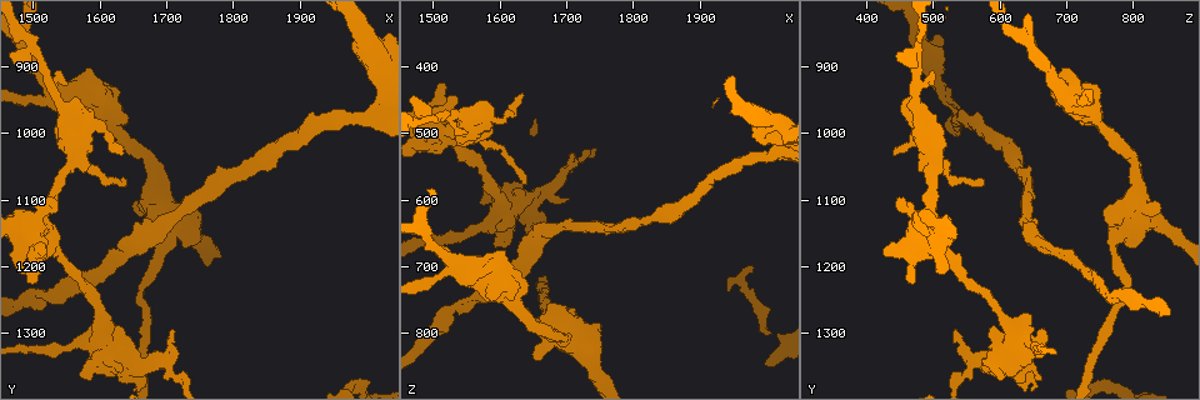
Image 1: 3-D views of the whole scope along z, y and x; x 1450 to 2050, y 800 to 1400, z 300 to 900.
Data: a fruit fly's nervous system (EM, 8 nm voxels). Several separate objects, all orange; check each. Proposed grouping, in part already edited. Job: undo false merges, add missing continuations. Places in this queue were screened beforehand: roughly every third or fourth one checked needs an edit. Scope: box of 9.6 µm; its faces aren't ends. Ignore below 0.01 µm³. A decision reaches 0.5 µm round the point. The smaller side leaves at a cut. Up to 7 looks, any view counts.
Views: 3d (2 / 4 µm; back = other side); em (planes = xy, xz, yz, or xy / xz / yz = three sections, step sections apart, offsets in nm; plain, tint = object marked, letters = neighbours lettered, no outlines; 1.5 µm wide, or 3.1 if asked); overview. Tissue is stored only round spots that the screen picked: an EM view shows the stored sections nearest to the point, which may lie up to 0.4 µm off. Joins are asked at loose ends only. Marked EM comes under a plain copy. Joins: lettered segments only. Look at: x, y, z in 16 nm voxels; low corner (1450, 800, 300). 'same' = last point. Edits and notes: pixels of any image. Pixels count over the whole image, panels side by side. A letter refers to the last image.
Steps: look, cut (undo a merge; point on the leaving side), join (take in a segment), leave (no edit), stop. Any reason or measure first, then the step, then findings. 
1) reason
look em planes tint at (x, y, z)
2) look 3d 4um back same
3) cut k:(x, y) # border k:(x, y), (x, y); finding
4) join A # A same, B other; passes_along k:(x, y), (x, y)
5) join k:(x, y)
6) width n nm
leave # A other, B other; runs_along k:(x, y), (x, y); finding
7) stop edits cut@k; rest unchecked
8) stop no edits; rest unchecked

three arms meet
look em xz step 4 tint at (1535, 945, 700)

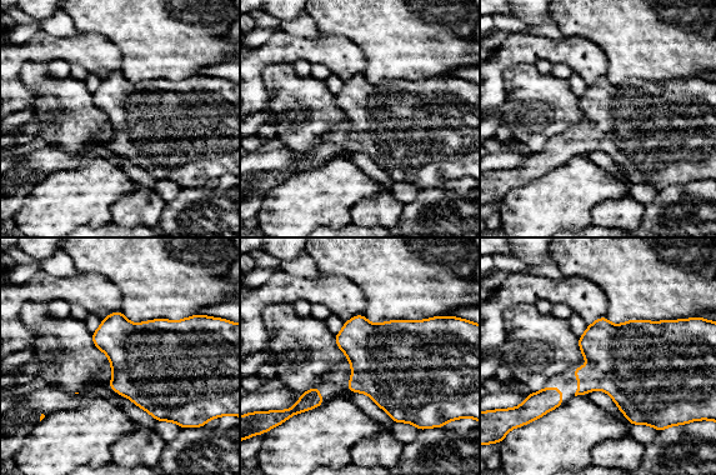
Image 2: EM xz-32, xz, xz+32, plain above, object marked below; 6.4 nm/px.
cut it another way
look em xy step 8 tint same

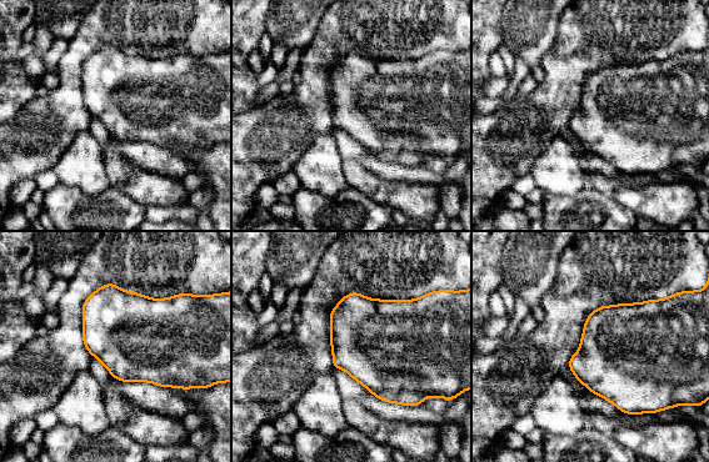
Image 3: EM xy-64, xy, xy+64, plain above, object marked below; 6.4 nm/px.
look em xy step 8 letters same

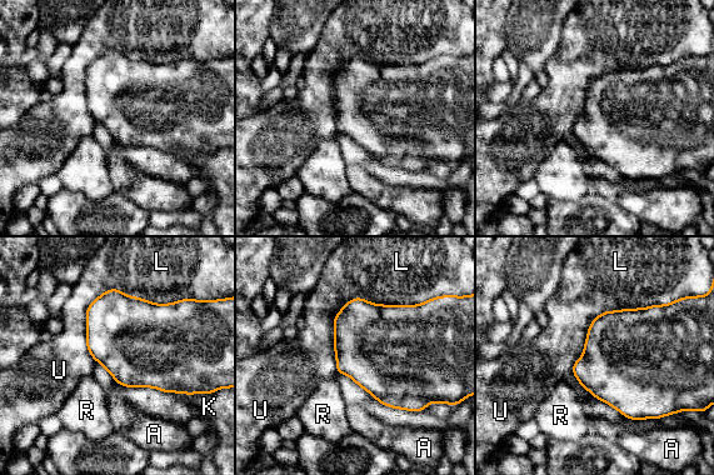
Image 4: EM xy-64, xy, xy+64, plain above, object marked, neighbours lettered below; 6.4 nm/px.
leave # A other, K other, L other, R other, U other; border 4:(198, 299), (106, 289), (85, 338); all the same neuron

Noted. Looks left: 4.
an open end
look em yz step 8 letters at (1495, 1225, 475)

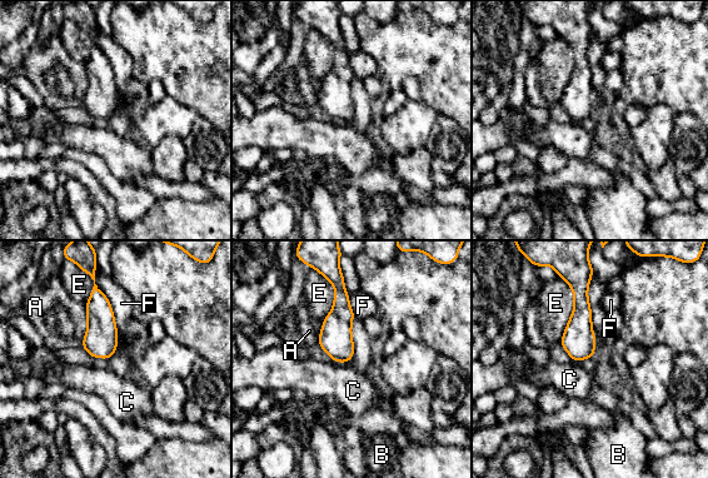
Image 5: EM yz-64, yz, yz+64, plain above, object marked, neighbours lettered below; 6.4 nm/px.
another direction
look em planes letters same

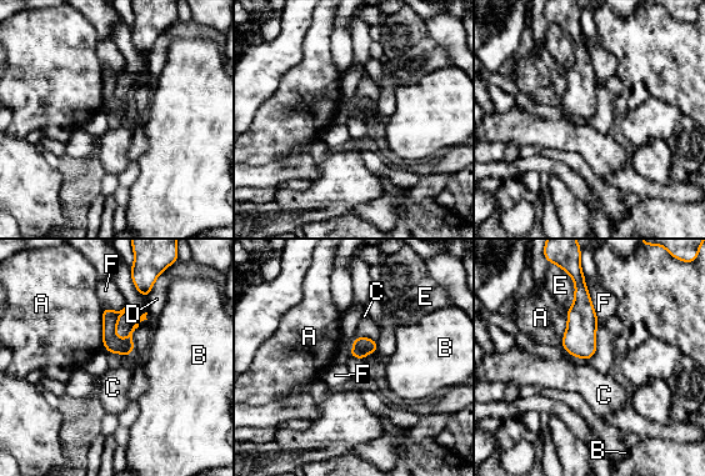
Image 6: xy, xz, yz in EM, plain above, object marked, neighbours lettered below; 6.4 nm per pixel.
longest_contact F 300 nm
leave # A other, B other, C other, D other, E other, F other; border 6:(584, 277), (584, 284), (598, 320); none of them fits

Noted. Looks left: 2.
four or more arms meet
look 3d 4um at (1610, 1295, 620)

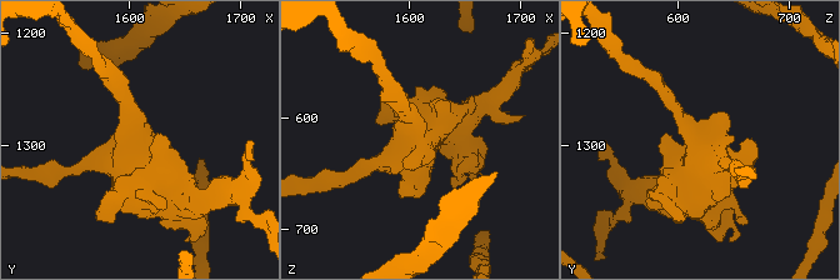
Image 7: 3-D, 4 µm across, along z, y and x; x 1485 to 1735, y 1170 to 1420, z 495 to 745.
need the tissue
look em planes letters at (1610, 1298, 618)

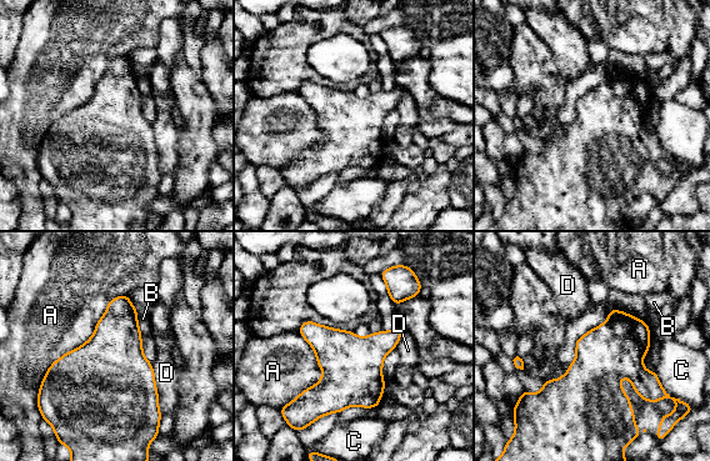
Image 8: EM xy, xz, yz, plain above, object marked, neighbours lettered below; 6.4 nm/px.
width 360 nm
leave # A other, B other, C other, D other; border 8:(298, 331), (323, 376), (285, 405); continuous, no second neuron

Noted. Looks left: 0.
stop no edits; rest unchecked

